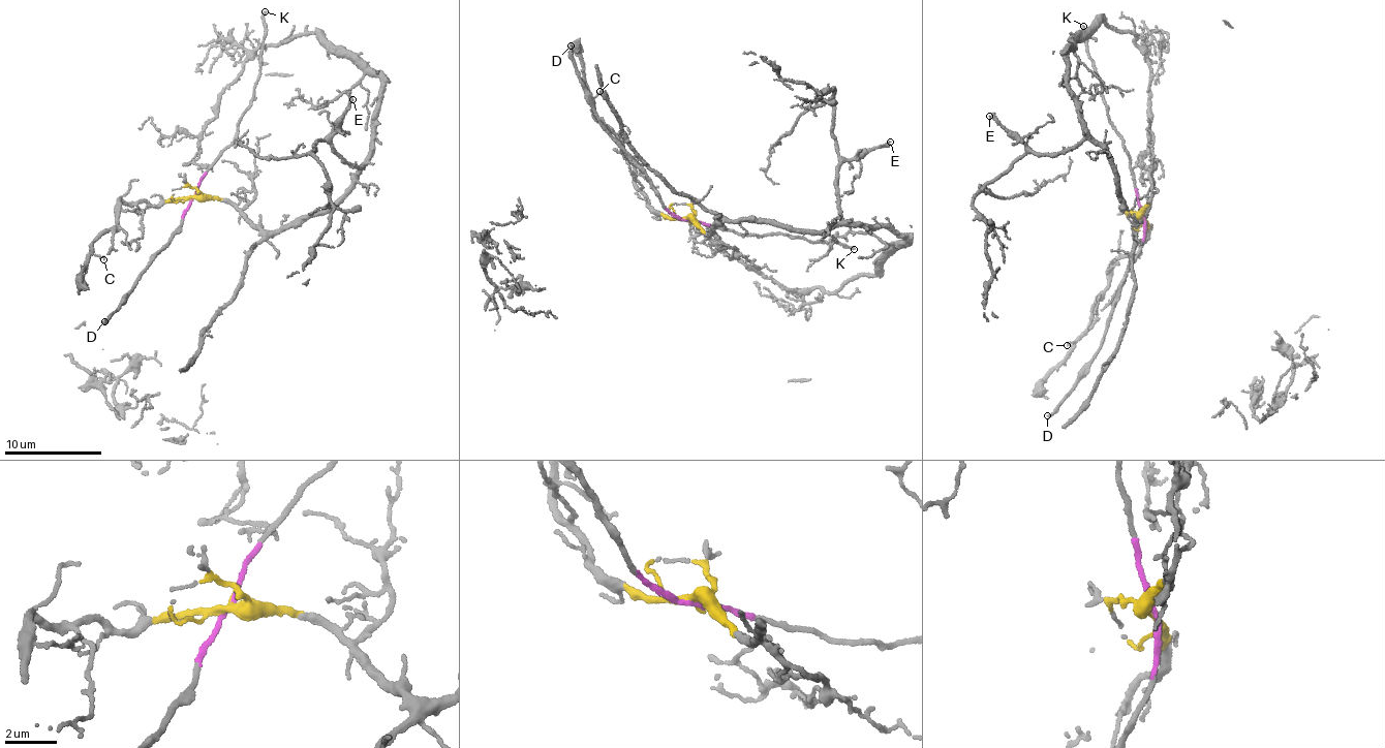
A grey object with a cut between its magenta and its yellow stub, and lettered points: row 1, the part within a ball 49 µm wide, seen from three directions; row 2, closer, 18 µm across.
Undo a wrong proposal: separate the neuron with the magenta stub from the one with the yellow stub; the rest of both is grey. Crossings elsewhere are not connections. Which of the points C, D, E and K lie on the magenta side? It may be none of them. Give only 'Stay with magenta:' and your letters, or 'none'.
Stay with magenta: D, K

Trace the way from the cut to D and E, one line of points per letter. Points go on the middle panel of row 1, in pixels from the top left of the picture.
D: (685, 221), (671, 212), (644, 168), (601, 126), (571, 44)
E: (685, 219), (707, 235), (721, 220), (755, 217), (761, 222), (825, 230), (839, 216), (838, 167), (889, 141)

